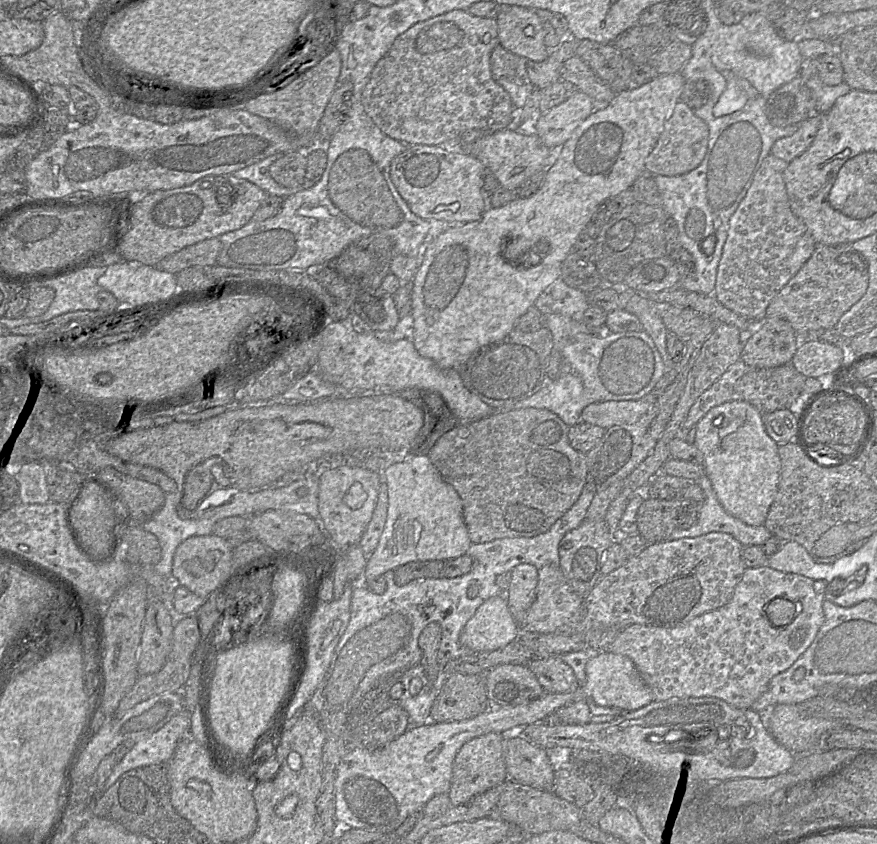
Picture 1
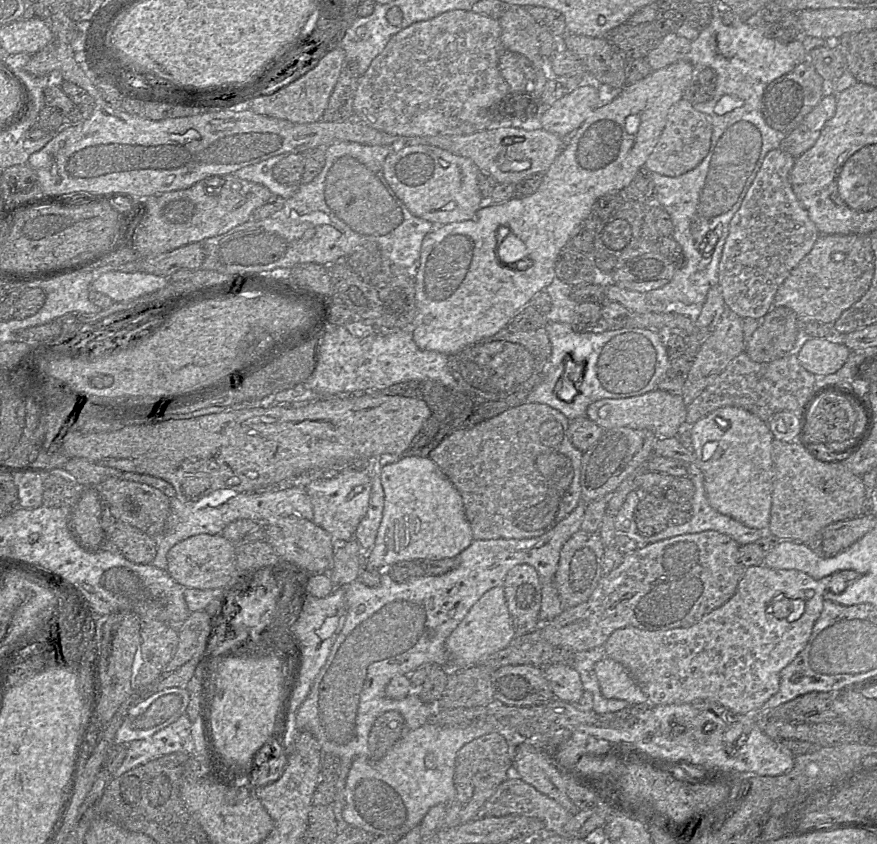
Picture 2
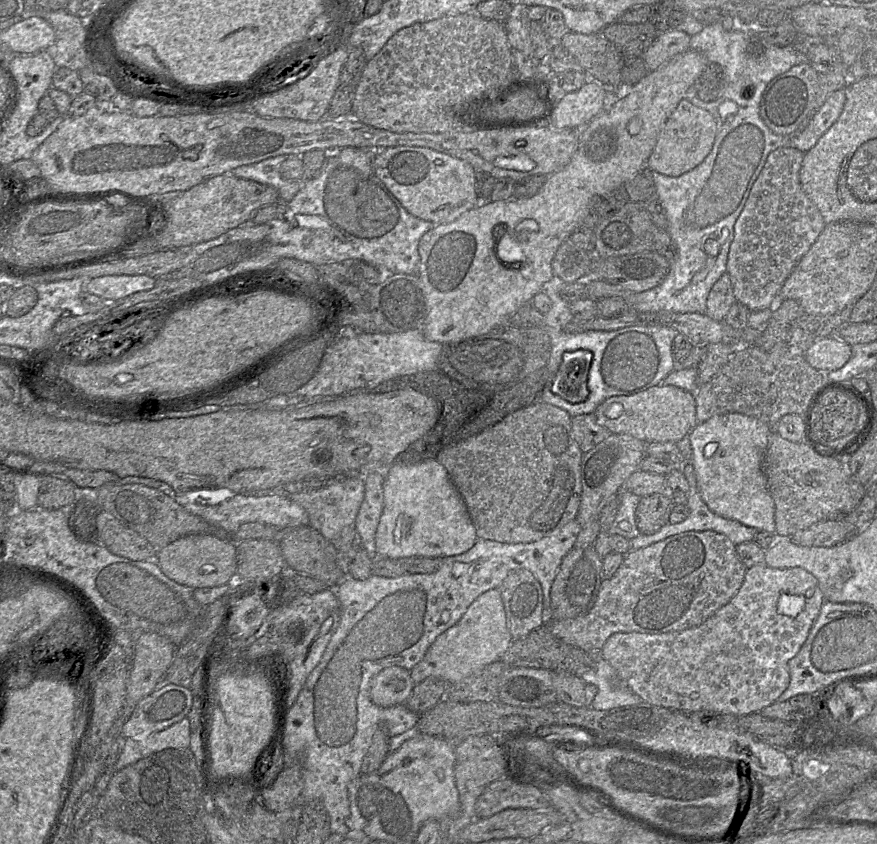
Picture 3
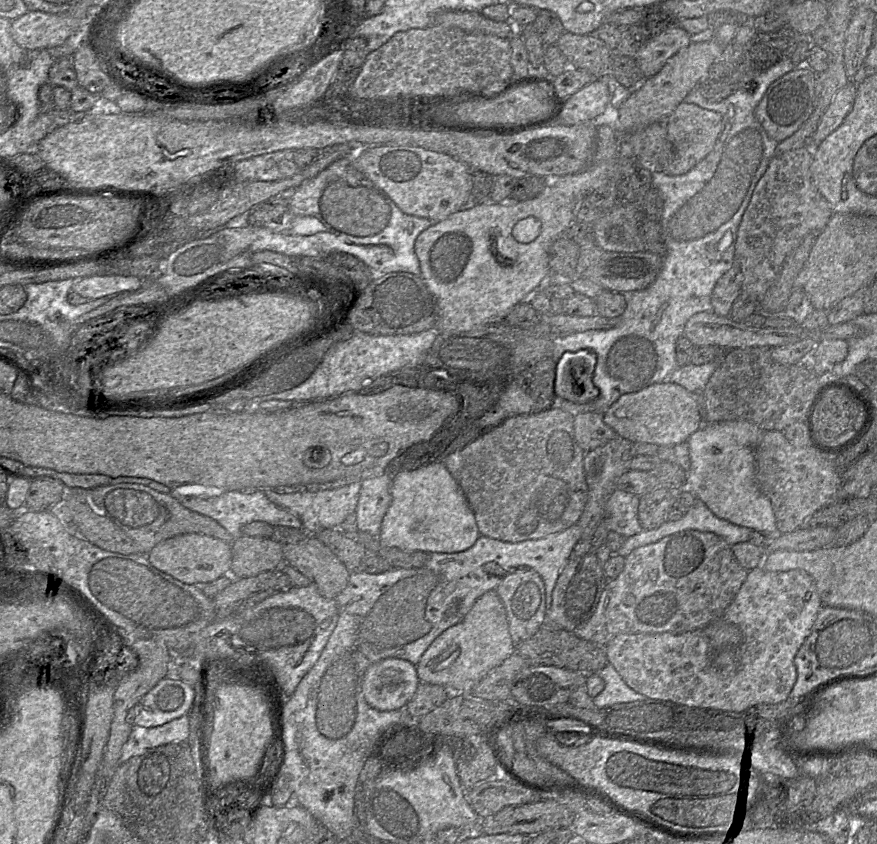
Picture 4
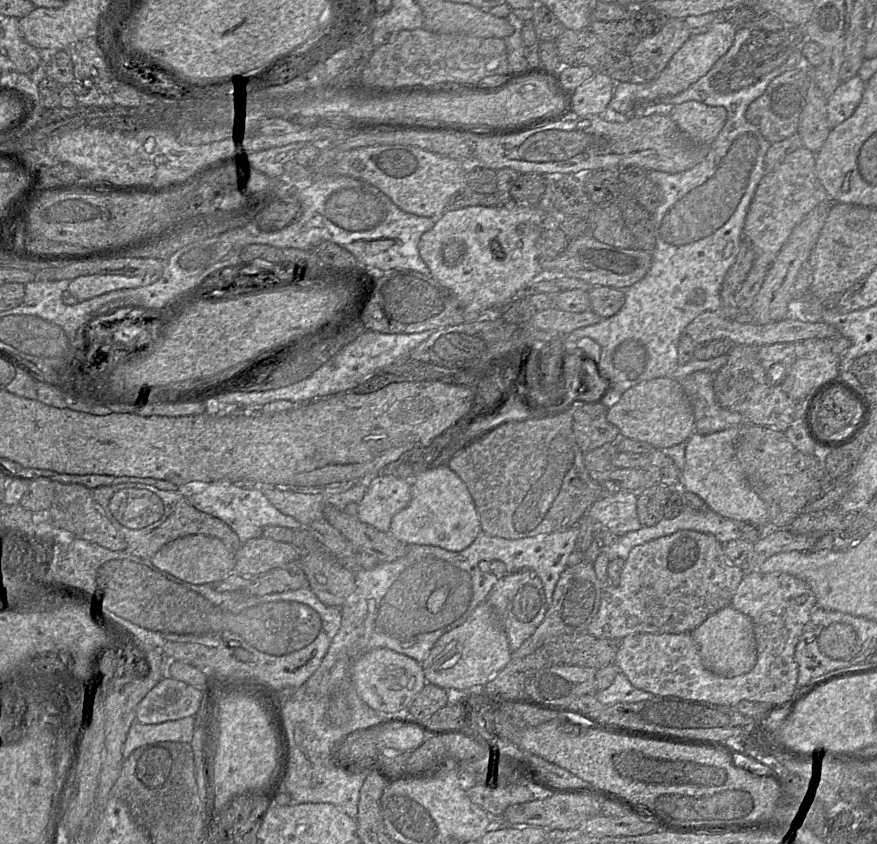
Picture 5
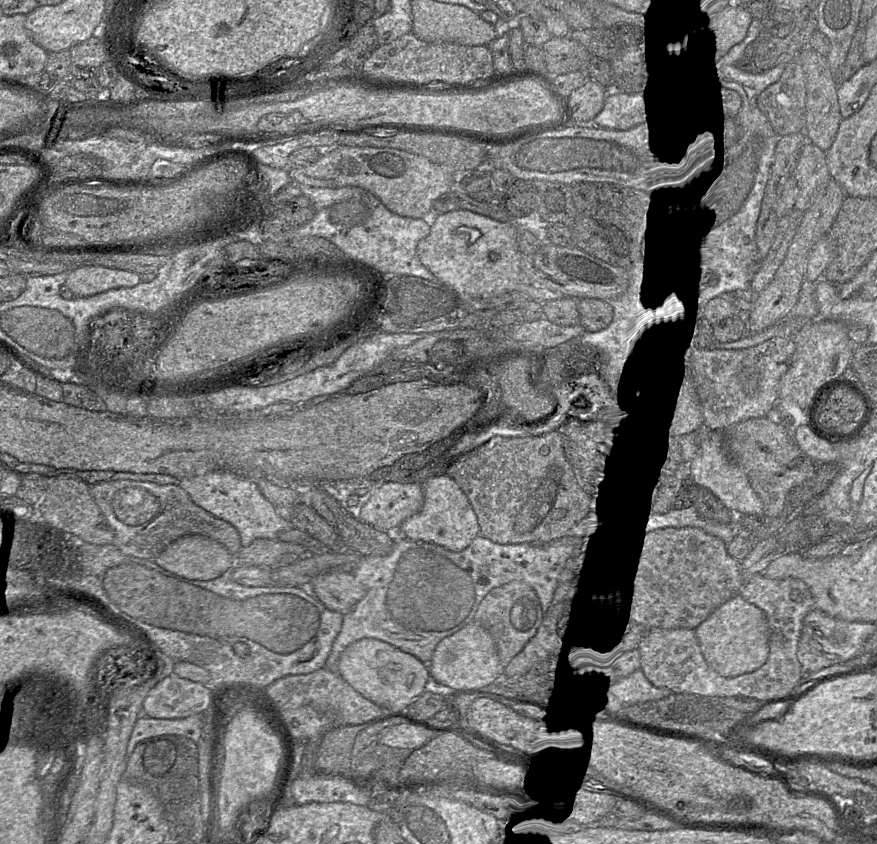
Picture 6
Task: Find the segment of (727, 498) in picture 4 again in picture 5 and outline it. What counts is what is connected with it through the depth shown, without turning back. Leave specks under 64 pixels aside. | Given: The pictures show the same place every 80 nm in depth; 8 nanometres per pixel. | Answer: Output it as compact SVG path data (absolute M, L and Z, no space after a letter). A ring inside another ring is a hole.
M739 427L710 434L694 431L686 441L685 465L680 472L678 488L697 494L710 509L725 518L739 523L769 525L767 507L750 487L736 457L739 431Z

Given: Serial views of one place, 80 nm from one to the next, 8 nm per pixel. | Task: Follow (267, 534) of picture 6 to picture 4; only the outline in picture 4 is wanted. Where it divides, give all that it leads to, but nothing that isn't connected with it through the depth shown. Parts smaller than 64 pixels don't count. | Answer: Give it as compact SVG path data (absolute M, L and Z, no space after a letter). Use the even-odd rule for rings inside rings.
M191 484L172 489L172 492L169 495L176 498L189 510L210 517L218 522L232 535L234 539L242 536L243 526L254 521L266 522L273 527L303 528L301 520L296 515L277 506L268 499L265 493L260 491L247 494L234 490ZM195 486L198 486L199 489L194 489Z

